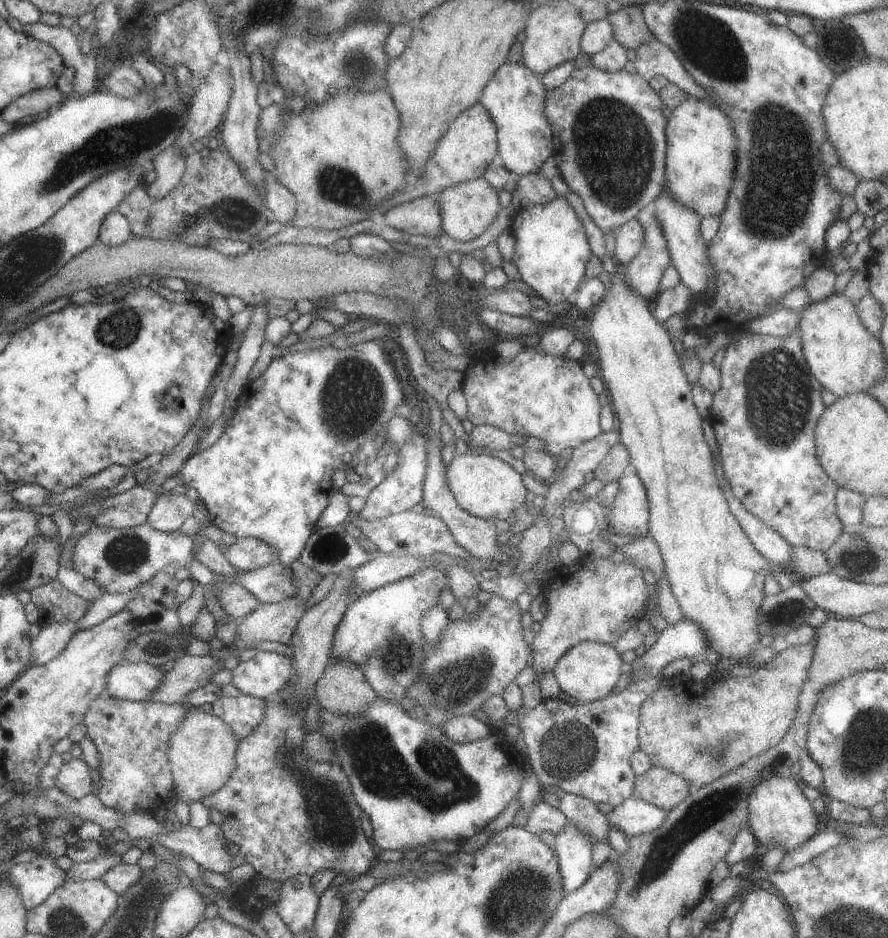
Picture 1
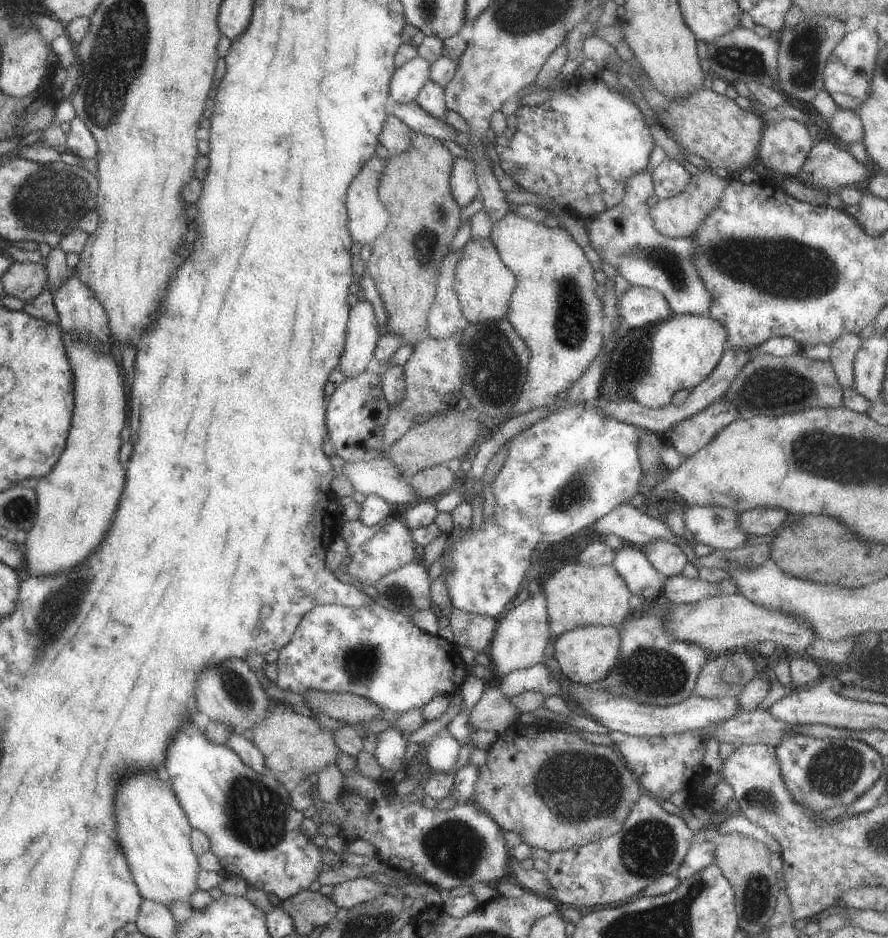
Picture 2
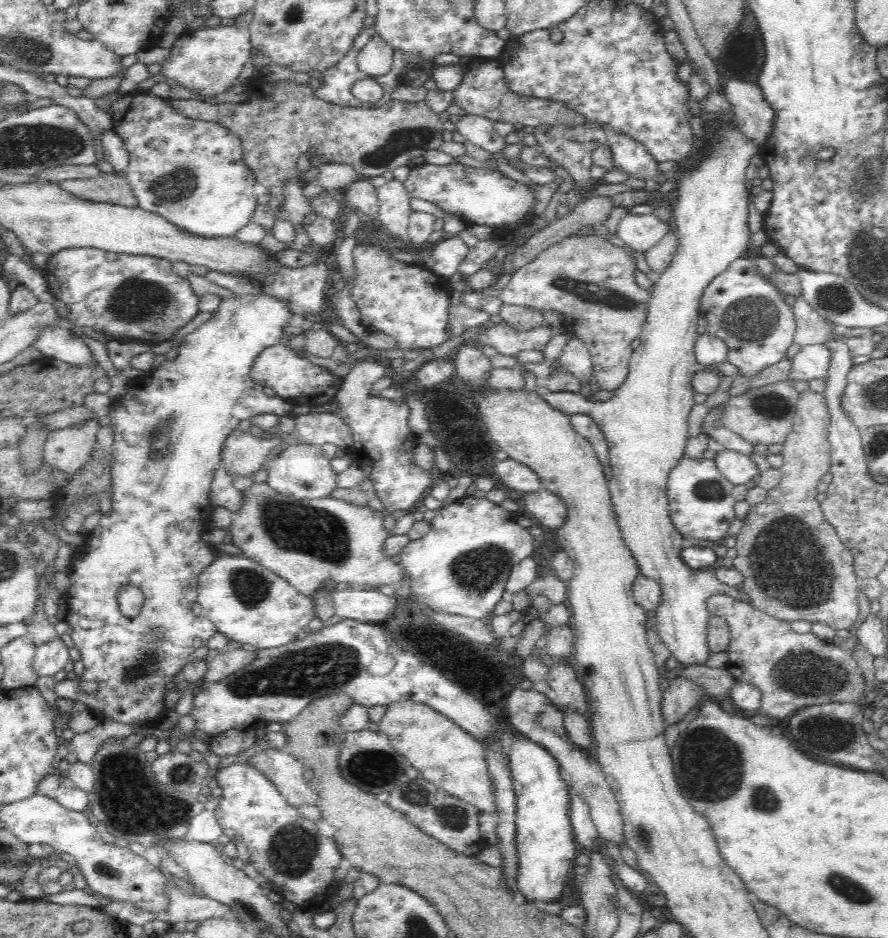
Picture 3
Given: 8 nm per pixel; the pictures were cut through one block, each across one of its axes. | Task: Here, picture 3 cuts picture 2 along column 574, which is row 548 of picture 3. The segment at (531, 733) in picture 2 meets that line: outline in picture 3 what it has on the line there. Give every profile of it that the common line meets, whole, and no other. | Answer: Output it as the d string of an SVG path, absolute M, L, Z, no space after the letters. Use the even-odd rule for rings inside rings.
M808 387L800 393L799 396L800 398L798 398L796 404L792 430L786 438L780 454L783 458L782 467L779 469L781 473L781 482L778 486L772 488L772 490L767 491L766 500L760 502L760 504L751 506L749 513L743 519L743 526L735 536L735 550L737 551L737 555L734 558L733 567L738 569L738 572L744 576L742 586L738 586L738 588L741 587L742 592L745 592L748 595L749 600L751 600L750 604L752 604L754 608L765 611L766 614L773 616L778 620L788 621L789 623L794 622L794 620L807 620L813 625L817 622L821 622L832 627L834 630L849 630L856 624L859 615L859 602L857 598L860 582L858 581L854 570L853 556L850 553L850 550L839 540L835 529L826 522L821 509L821 503L816 499L816 495L818 494L816 487L818 487L823 476L830 472L830 466L832 466L830 442L828 440L831 418L830 412L828 411L827 401L823 392Z

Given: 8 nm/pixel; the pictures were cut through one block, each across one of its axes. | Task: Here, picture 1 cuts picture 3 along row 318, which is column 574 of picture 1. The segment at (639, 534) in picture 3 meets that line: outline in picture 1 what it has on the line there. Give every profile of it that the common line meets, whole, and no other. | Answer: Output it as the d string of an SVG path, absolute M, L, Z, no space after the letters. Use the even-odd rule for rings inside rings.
M582 641L567 650L551 670L562 692L573 696L580 703L595 701L608 695L615 688L626 664L612 645L594 641Z

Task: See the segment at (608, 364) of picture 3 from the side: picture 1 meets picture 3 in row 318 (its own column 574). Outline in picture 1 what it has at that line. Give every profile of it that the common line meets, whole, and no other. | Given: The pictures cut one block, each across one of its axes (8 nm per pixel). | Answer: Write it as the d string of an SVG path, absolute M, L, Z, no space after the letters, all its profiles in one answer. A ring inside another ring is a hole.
M585 556L571 566L556 561L548 586L543 590L546 594L547 609L544 618L536 625L535 637L531 644L532 658L529 665L536 672L537 678L541 673L551 671L558 659L579 642L594 641L613 646L622 634L644 618L645 612L648 611L649 594L642 569L624 561L614 564L607 560L607 557Z

